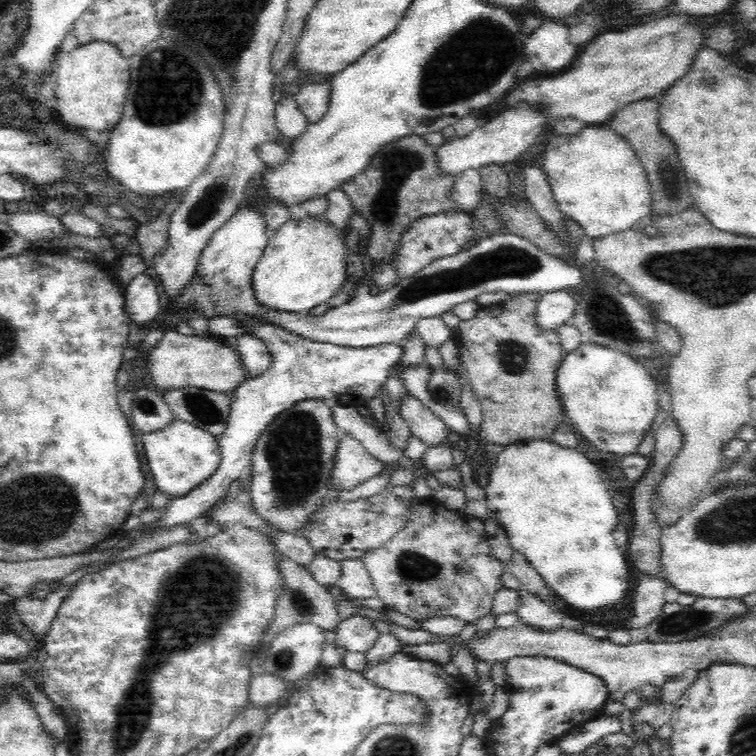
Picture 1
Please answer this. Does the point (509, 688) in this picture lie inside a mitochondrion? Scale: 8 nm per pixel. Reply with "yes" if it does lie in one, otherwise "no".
no

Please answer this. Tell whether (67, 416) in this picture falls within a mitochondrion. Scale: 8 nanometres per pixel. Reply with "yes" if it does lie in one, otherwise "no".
no

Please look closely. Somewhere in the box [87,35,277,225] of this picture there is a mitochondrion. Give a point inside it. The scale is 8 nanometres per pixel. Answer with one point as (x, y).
(157, 99)

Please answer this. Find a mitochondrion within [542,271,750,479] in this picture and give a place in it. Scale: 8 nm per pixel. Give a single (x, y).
(604, 316)

